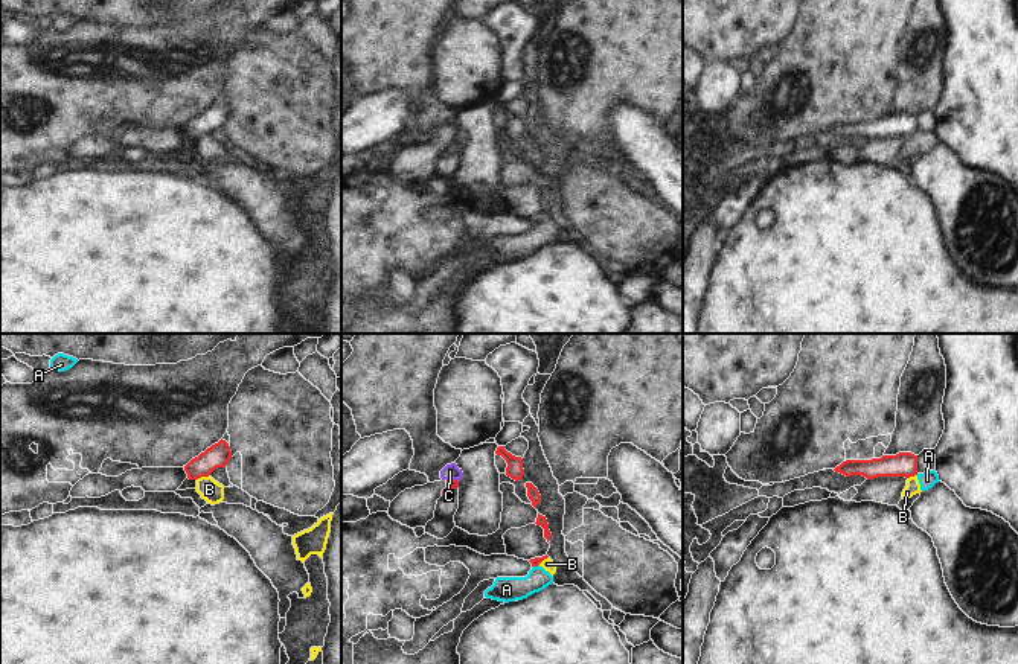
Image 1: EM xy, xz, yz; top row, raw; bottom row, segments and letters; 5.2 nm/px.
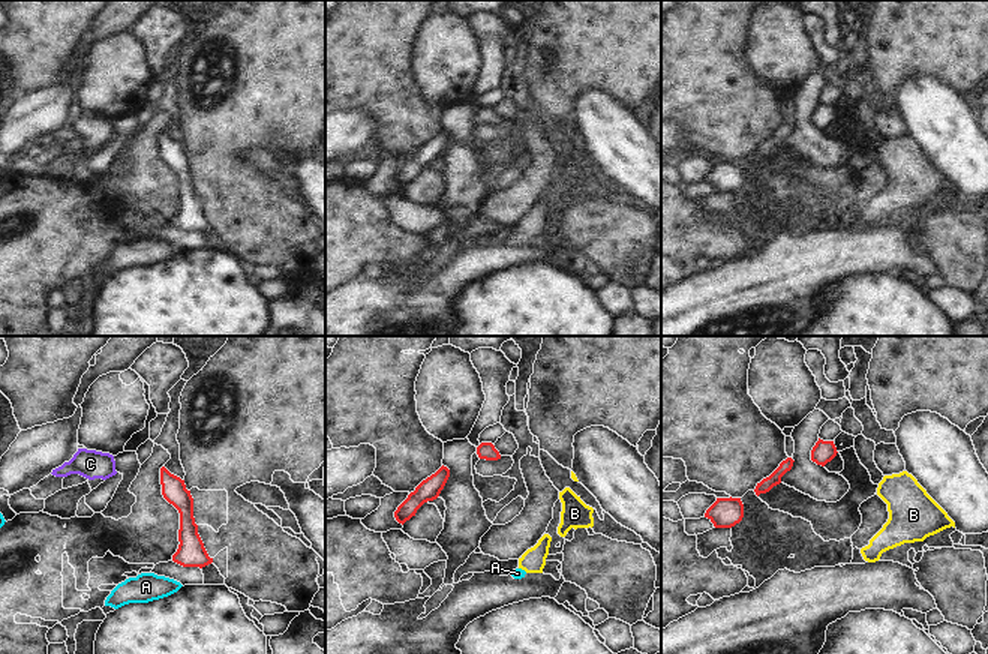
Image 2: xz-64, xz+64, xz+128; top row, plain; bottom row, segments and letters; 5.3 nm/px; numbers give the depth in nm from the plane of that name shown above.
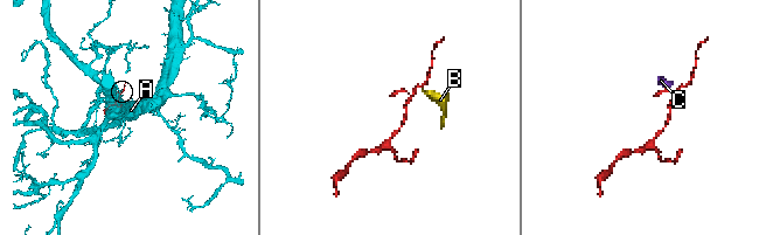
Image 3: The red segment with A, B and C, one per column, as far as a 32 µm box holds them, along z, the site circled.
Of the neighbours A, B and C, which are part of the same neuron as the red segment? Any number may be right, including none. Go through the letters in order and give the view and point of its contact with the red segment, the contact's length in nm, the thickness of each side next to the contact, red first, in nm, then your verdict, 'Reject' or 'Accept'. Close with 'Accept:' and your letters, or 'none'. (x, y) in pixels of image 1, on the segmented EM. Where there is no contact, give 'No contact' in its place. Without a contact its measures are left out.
A: Touches red at xz (535, 565). Shared border 40 nm. Thickness 50 nm (red) against 130 nm. Reject
B: Touches red at xy (203, 475). Shared border 80 nm. Thickness 120 nm (red) against 120 nm. Reject
C: Touches red at xz (451, 478). Shared border 70 nm. Thickness 50 nm (red) against 80 nm. Reject
Accept: none.

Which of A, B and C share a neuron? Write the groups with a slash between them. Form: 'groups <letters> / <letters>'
groups A B / C

